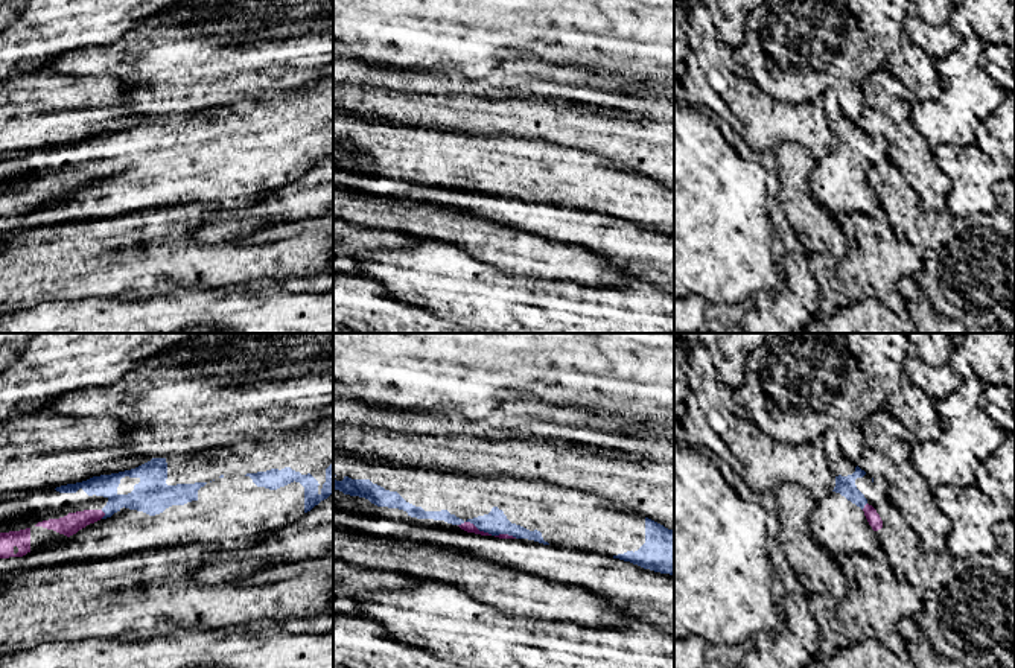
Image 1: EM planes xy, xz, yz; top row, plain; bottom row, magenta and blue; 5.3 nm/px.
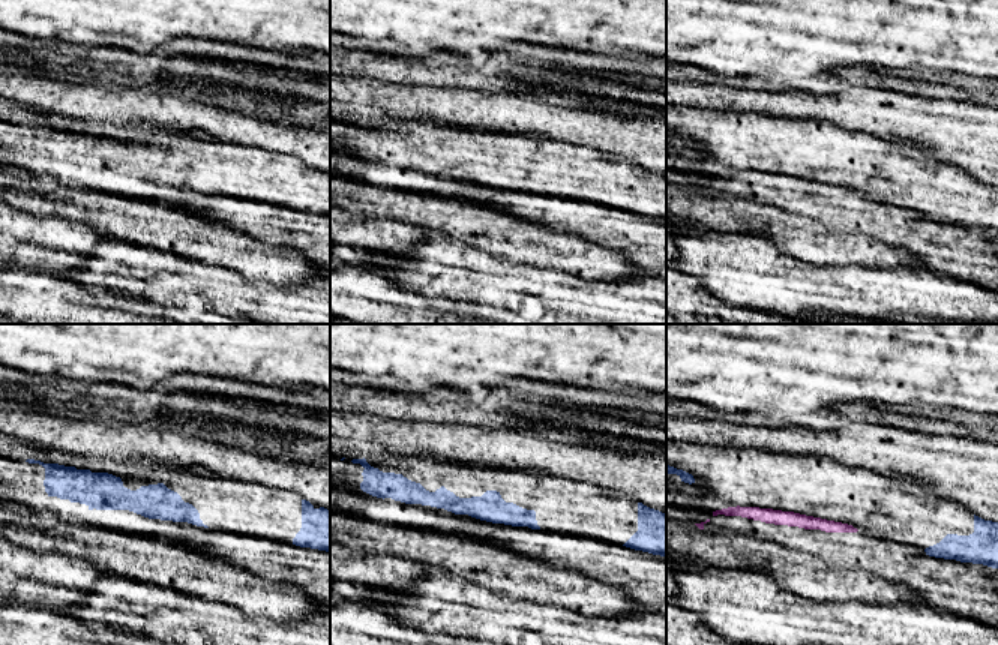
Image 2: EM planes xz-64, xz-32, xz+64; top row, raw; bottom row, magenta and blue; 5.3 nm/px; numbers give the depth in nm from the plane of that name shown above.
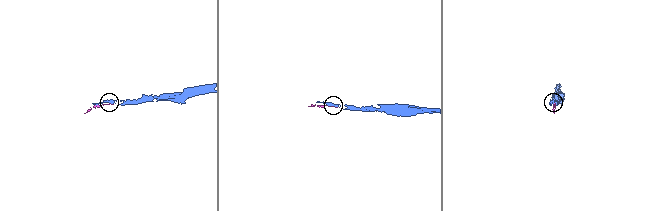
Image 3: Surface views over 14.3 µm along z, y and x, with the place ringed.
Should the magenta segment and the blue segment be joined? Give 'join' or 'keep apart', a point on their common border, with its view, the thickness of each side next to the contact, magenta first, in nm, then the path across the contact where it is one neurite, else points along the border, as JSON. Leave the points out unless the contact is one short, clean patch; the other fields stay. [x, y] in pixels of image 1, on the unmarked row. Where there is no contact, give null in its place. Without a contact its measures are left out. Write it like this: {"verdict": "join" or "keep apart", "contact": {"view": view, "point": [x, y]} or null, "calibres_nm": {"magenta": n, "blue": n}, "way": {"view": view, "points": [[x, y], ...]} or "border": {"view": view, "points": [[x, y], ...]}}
{"verdict": "keep apart", "contact": {"view": "xz", "point": [474, 184]}, "calibres_nm": {"magenta": 50, "blue": 120}}

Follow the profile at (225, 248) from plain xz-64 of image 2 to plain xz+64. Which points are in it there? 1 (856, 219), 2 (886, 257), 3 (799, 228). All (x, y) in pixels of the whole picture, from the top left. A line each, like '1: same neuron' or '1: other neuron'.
1: other neuron
2: same neuron
3: same neuron

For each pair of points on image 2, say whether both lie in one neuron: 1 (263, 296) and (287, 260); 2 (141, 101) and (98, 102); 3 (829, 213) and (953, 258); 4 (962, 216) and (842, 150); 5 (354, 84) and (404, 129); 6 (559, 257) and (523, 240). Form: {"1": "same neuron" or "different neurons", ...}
{"1": "different neurons", "2": "same neuron", "3": "same neuron", "4": "same neuron", "5": "different neurons", "6": "same neuron"}

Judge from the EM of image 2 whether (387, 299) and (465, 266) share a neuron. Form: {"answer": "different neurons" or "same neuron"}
{"answer": "different neurons"}

